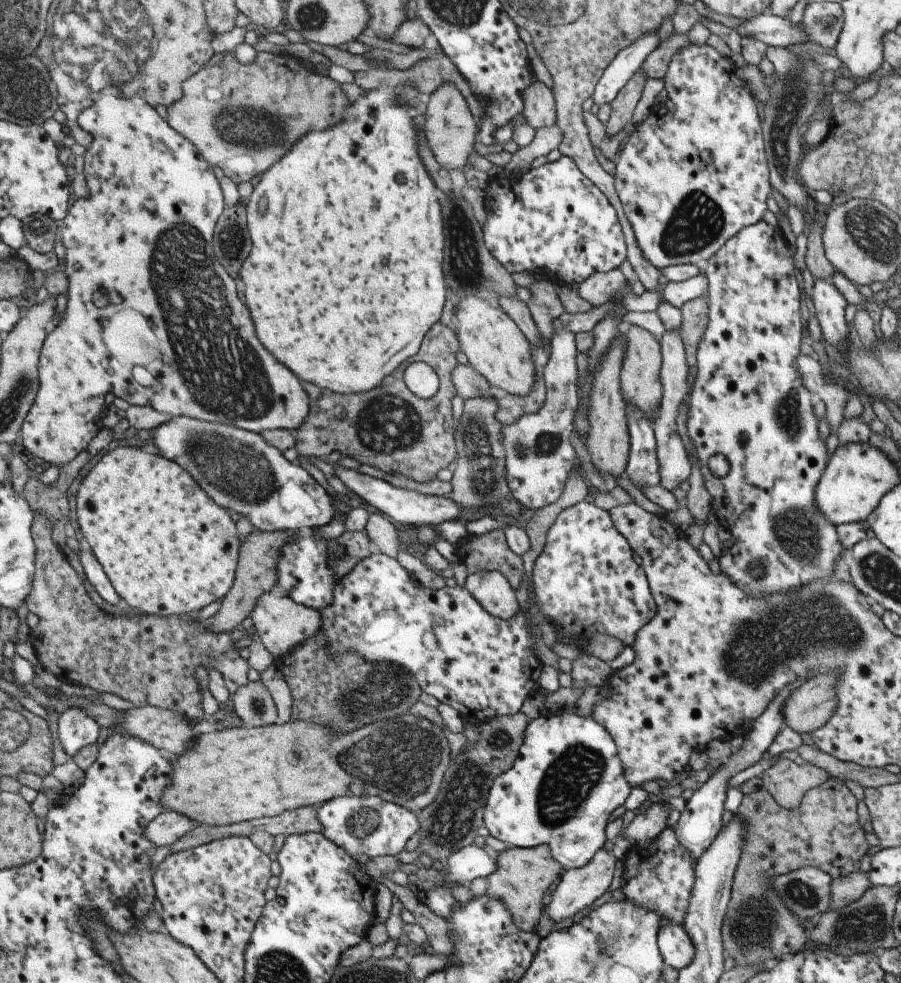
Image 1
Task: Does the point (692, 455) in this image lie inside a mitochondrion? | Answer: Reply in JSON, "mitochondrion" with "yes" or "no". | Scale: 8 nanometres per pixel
{"mitochondrion":"no"}

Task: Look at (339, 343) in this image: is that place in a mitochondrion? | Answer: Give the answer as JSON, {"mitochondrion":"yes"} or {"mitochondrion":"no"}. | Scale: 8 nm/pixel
{"mitochondrion":"no"}

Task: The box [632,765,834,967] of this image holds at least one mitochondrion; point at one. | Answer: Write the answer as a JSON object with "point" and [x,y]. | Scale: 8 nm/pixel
{"point":[754,929]}

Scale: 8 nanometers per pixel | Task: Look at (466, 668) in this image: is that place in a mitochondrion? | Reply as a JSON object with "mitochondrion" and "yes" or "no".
{"mitochondrion":"no"}

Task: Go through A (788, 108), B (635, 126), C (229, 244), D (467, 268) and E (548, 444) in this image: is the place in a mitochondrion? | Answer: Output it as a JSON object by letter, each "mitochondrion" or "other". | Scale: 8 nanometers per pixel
{"A":"mitochondrion","B":"other","C":"mitochondrion","D":"mitochondrion","E":"mitochondrion"}

